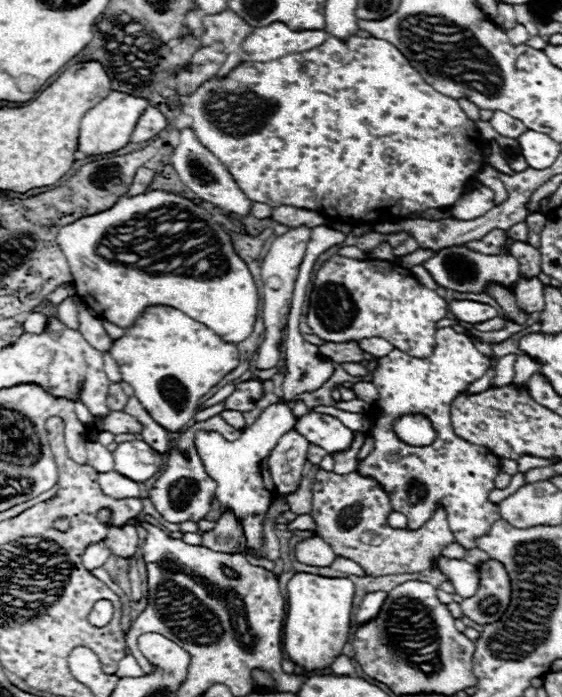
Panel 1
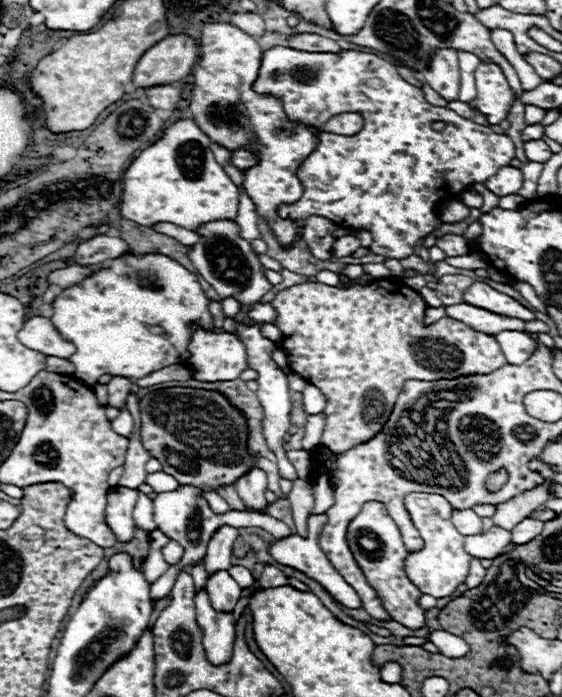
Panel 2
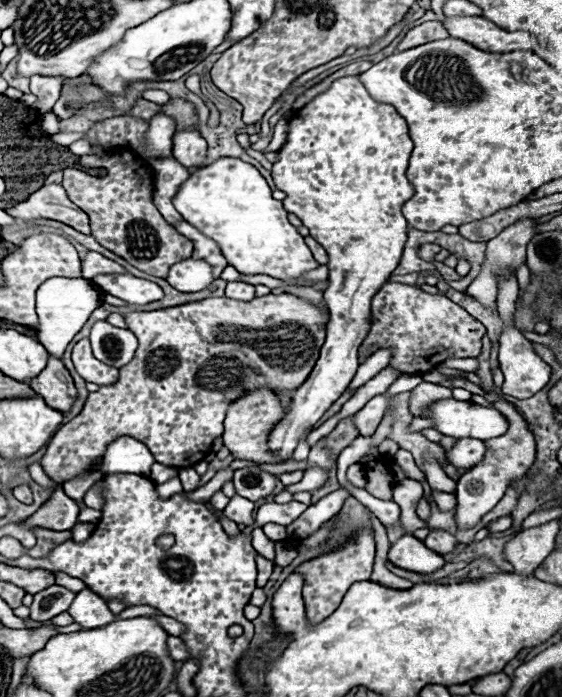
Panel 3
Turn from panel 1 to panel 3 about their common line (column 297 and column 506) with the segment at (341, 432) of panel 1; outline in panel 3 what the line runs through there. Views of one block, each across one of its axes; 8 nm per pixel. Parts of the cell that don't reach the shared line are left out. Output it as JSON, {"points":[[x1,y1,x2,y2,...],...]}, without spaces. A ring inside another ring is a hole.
{"points":[[454,398,434,402,428,408,426,418,434,422,434,428,440,434,452,438,488,440,502,436,508,430,508,420,498,410]]}

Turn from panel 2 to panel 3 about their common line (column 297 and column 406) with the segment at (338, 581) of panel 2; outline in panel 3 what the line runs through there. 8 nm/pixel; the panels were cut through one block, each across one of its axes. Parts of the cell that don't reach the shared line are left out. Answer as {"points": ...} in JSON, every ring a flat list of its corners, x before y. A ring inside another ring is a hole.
{"points":[[402,536,394,544,390,544,388,560,400,568,406,568,418,574,432,574,446,564,440,554,428,550,414,536]]}

